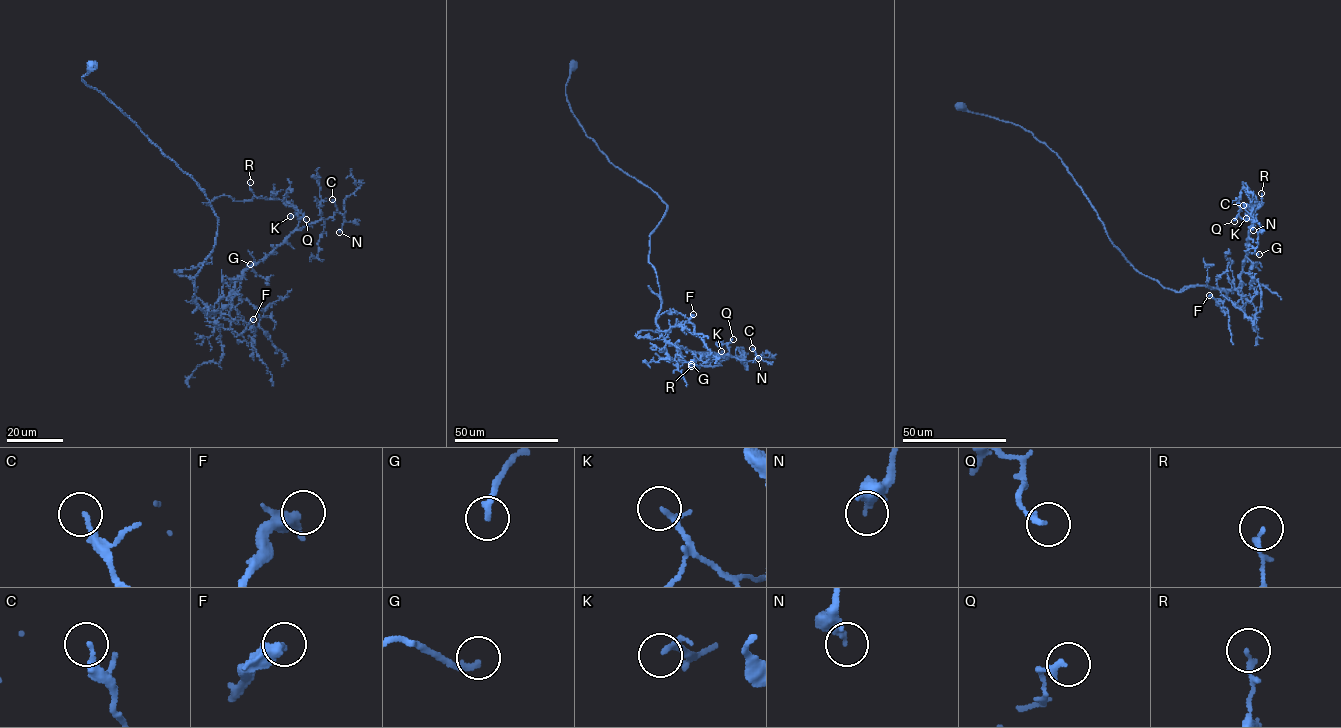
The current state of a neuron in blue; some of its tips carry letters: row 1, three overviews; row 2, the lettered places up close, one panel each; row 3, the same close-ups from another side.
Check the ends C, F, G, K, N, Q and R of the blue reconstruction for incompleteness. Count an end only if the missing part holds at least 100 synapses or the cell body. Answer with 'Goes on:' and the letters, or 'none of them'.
Goes on: none of them

